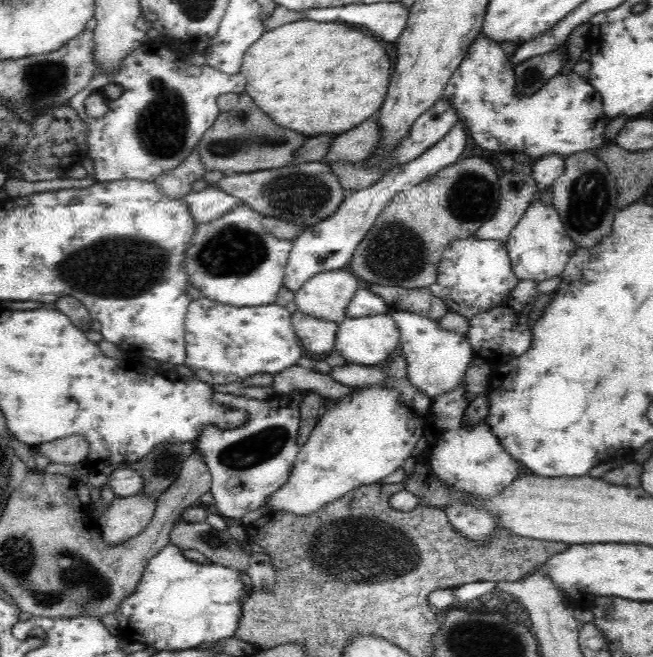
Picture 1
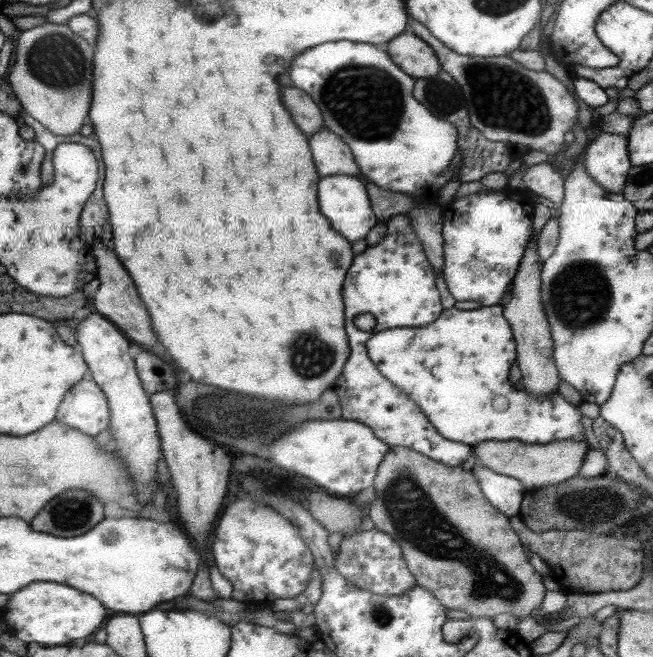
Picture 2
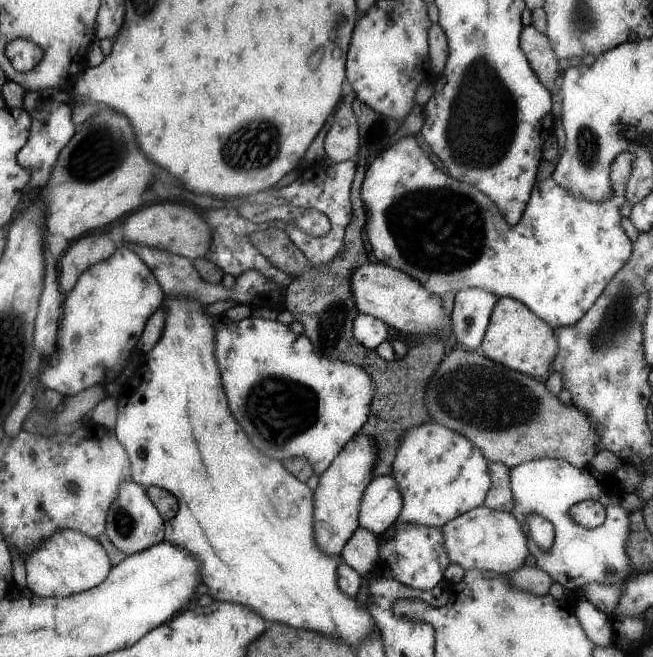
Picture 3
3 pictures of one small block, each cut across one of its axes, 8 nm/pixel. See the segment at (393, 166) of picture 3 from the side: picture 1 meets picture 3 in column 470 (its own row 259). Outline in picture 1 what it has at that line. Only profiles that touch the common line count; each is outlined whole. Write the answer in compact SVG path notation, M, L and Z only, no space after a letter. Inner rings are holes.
M238 206L216 222L200 224L186 248L186 274L194 288L208 300L236 308L260 308L276 302L284 286L284 274L294 248L292 240L280 240L266 232L262 214L248 206Z

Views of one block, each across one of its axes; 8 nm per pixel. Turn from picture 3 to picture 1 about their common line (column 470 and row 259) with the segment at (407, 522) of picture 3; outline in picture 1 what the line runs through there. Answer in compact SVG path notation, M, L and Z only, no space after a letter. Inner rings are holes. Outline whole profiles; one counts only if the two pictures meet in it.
M460 238L444 248L438 264L436 282L430 292L446 302L448 310L464 318L474 318L478 312L488 312L506 300L506 296L518 286L518 278L512 272L512 262L506 246L496 240L482 238Z

